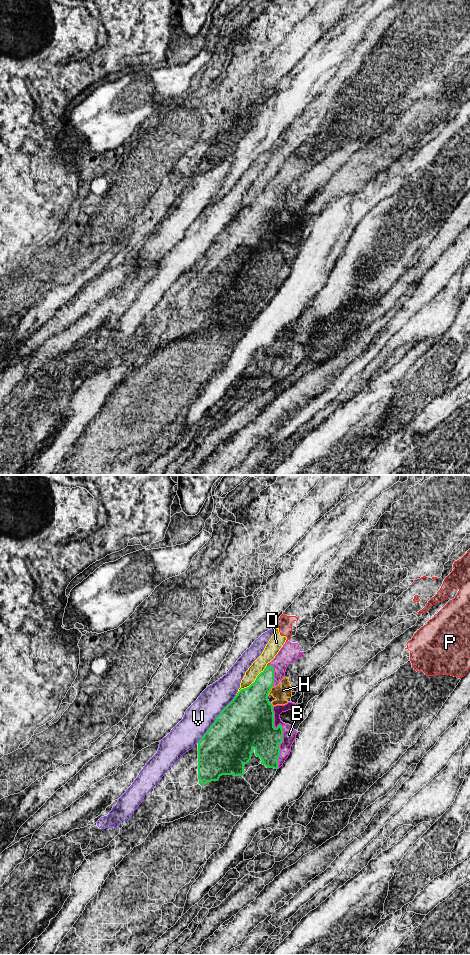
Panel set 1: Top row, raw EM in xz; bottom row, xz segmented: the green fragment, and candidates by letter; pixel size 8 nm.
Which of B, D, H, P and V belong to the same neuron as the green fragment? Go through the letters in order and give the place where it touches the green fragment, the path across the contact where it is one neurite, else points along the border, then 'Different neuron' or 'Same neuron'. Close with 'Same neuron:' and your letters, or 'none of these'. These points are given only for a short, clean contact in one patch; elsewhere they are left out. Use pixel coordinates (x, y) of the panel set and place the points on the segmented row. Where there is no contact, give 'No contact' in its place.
B: Touches green at xz (282, 733). Different neuron
D: Touches green at xz (252, 683). Different neuron
H: Touches green at xz (270, 690). Boundary: xz (272, 686), (267, 695). Different neuron
P: Touches green at xz (268, 665). Boundary: xz (269, 663), (267, 666). Different neuron
V: Touches green at xz (216, 719). Boundary: xz (236, 695), (197, 742). Different neuron
Same neuron: none of these

